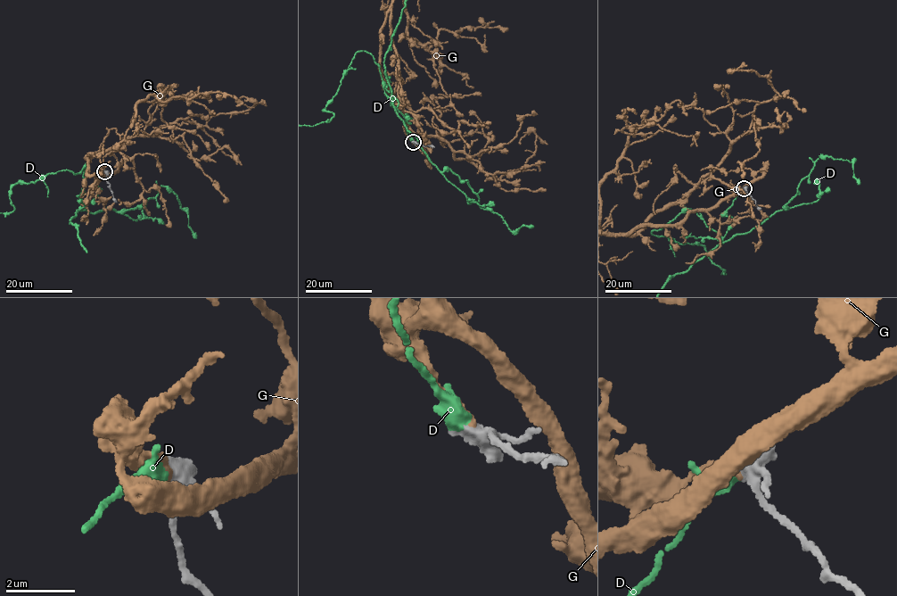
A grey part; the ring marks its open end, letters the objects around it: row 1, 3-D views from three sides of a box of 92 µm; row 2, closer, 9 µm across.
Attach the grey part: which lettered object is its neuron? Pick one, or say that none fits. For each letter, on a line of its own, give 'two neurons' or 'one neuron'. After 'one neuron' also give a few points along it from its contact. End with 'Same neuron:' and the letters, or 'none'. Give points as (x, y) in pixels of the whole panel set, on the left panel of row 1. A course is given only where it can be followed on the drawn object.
D: one neuron
G: two neurons
Same neuron: D

